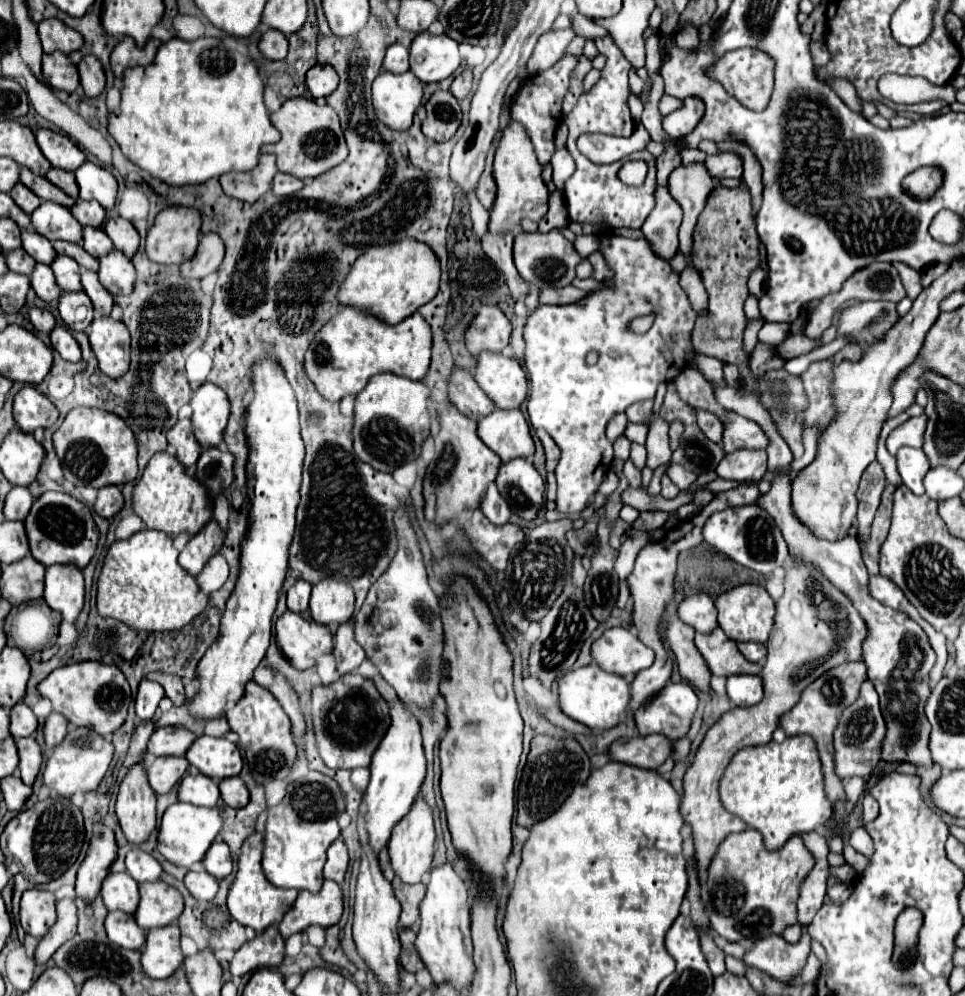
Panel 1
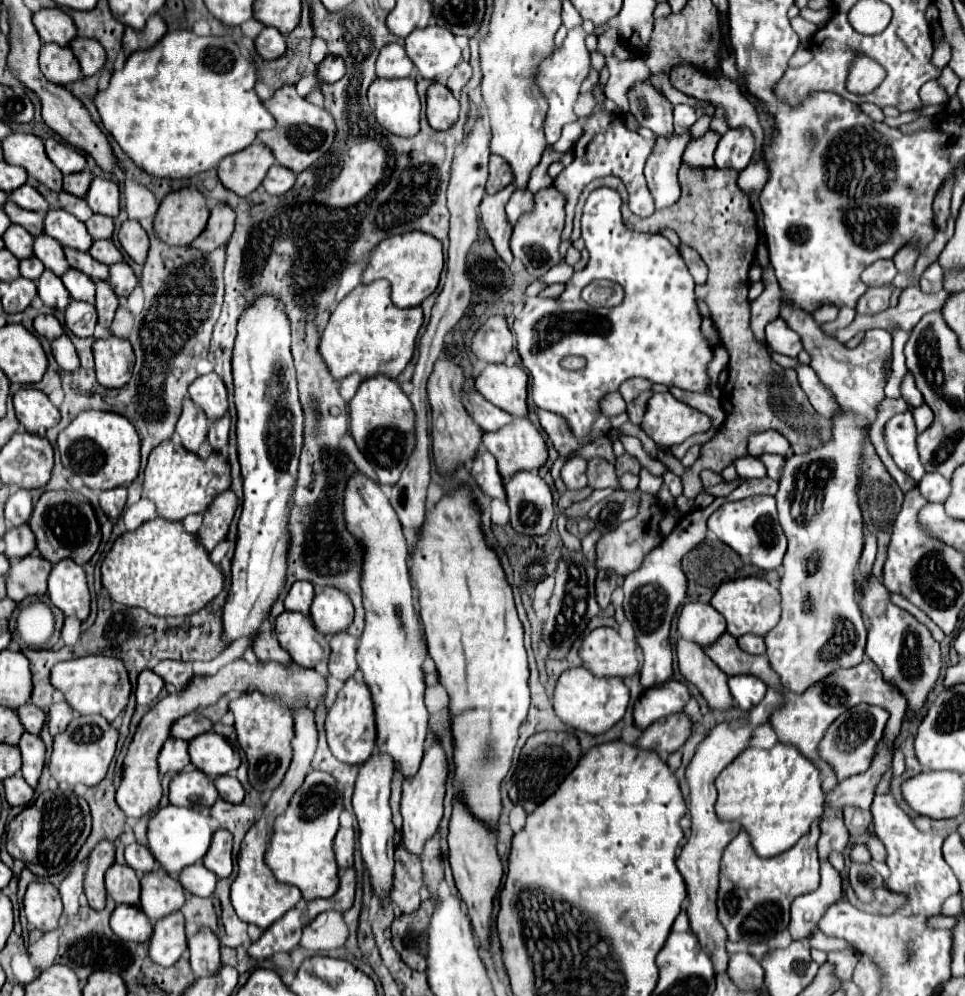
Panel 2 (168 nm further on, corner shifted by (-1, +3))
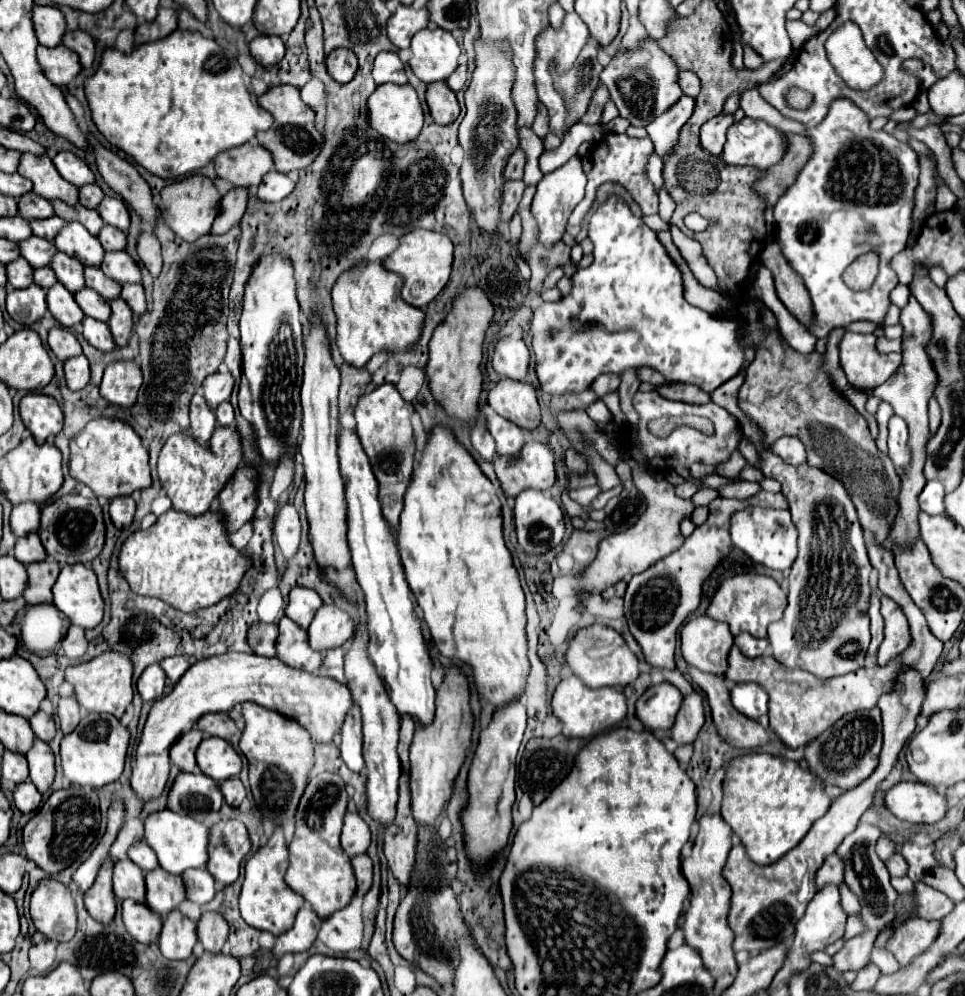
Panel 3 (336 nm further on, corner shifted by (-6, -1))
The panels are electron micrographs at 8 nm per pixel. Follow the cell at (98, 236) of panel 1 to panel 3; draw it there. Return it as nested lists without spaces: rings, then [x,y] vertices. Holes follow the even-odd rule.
[[[112,251],[104,255],[104,263],[100,265],[106,277],[124,285],[124,283],[140,283],[140,267],[126,251]]]

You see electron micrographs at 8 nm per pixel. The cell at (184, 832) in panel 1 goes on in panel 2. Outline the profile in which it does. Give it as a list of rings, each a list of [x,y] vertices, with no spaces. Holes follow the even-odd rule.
[[[167,805],[159,809],[151,817],[149,827],[147,827],[149,849],[153,857],[161,863],[161,867],[169,873],[181,871],[187,865],[201,861],[211,845],[211,837],[213,837],[213,823],[207,811],[193,811],[193,809],[177,807],[177,805]]]

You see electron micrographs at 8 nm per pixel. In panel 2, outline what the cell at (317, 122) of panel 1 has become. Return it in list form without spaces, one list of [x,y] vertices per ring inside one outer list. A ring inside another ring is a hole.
[[[285,85],[285,87],[277,89],[275,95],[269,101],[265,101],[263,105],[275,117],[277,125],[271,131],[259,133],[257,141],[267,145],[273,151],[277,163],[281,163],[283,167],[291,169],[293,173],[301,173],[331,149],[331,145],[335,141],[335,133],[337,133],[331,113],[325,107],[317,107],[317,105],[309,103],[307,99],[299,97],[295,87]]]

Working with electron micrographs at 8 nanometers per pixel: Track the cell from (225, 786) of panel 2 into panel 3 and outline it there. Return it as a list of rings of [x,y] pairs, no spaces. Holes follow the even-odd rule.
[[[232,777],[232,779],[226,779],[220,783],[220,791],[224,793],[224,801],[232,807],[238,807],[244,797],[246,797],[246,791],[244,791],[244,785],[238,777]]]

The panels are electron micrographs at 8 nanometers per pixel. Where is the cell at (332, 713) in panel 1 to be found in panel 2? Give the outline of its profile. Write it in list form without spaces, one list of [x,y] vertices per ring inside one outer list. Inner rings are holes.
[[[355,677],[345,681],[341,691],[337,693],[337,699],[327,709],[325,731],[327,731],[329,749],[331,749],[331,753],[339,761],[349,763],[349,765],[361,765],[361,763],[365,763],[373,755],[377,727],[375,727],[375,713],[373,713],[371,691],[367,689],[365,683],[355,681]]]

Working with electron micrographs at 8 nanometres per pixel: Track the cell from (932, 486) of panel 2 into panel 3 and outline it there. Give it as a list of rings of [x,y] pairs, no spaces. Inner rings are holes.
[[[928,481],[924,491],[918,495],[920,509],[928,515],[940,515],[944,513],[944,487],[940,481]]]

